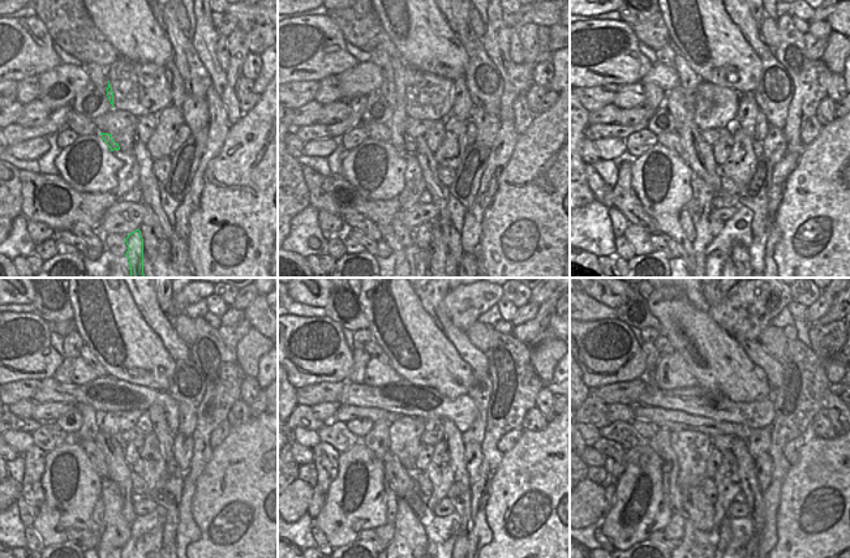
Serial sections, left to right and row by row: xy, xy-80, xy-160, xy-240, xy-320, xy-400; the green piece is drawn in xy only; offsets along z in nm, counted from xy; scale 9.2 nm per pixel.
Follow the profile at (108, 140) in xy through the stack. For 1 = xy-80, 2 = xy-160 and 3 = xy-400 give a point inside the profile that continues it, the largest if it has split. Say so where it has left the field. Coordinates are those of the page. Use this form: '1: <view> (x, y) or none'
1: xy-80 (404, 147)
2: xy-160 (699, 155)
3: xy-400 (661, 343)

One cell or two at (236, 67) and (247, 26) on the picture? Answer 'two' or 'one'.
two

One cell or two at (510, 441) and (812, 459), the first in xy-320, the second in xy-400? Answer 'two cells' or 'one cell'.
two cells

